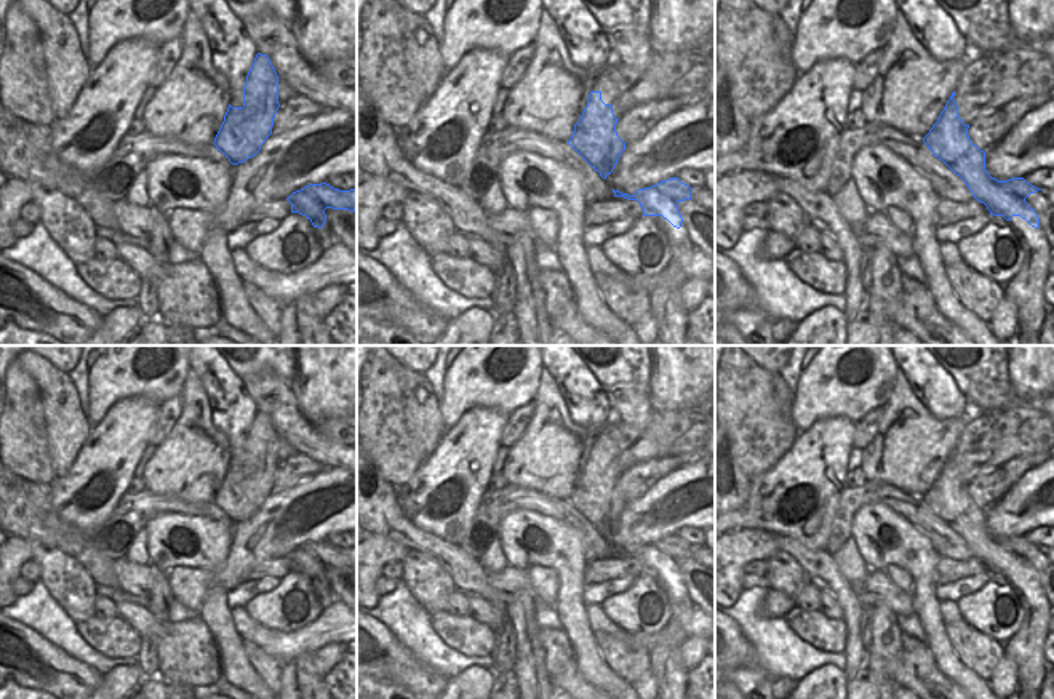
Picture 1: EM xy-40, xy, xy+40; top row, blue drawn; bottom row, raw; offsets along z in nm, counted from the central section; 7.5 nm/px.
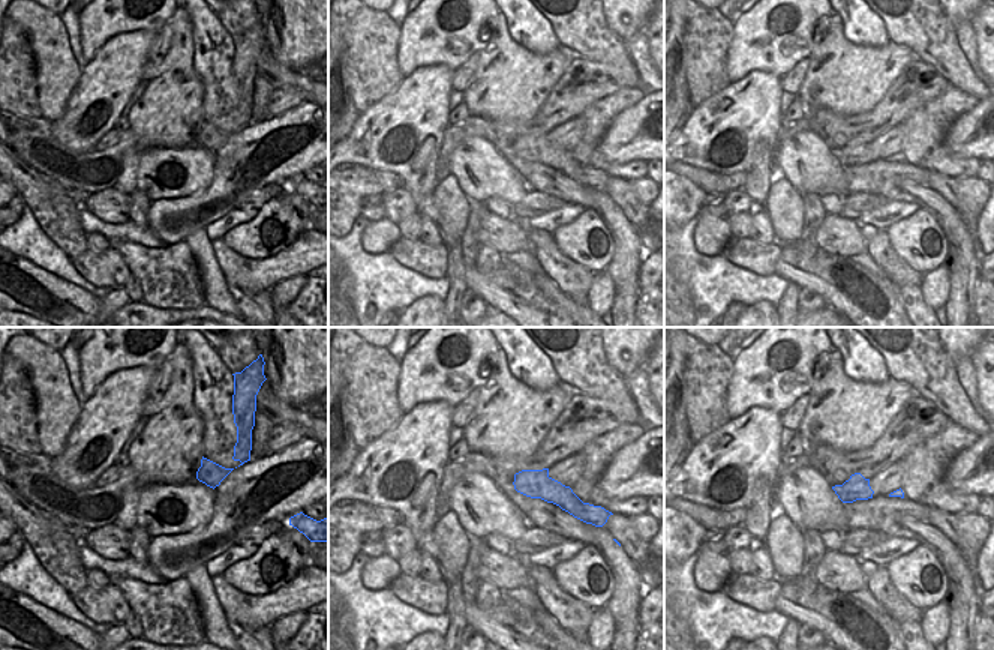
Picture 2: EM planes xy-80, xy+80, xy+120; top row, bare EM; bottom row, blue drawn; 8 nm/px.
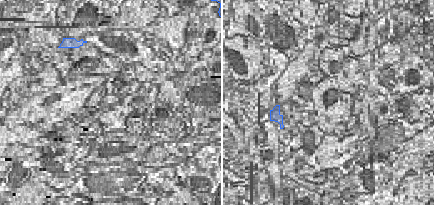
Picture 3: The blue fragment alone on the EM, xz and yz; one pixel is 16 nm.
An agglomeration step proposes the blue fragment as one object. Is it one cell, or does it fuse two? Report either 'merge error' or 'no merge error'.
merge error

